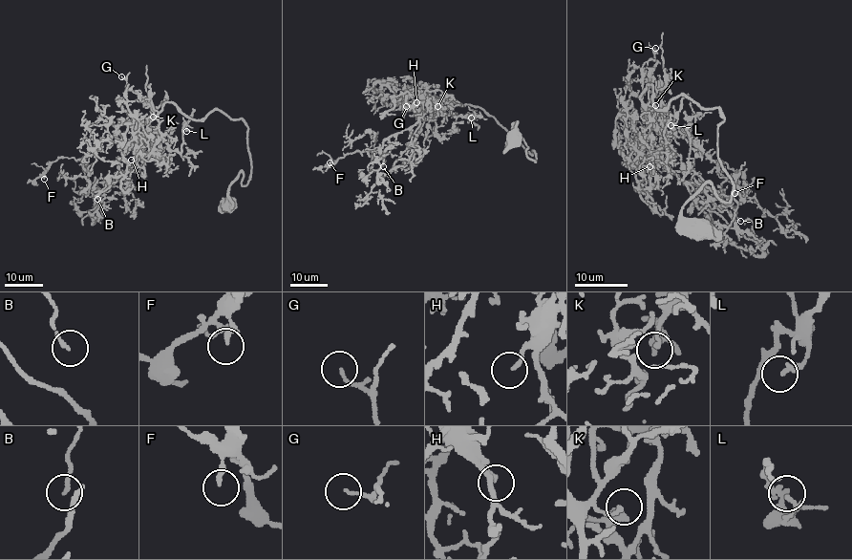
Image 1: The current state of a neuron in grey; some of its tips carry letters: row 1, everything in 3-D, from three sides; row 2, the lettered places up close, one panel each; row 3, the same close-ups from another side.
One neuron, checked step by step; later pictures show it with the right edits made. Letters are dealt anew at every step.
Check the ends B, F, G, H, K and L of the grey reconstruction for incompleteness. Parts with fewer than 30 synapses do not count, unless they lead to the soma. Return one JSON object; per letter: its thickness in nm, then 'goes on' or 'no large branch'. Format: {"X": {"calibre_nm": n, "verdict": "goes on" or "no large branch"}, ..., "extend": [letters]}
{"B": {"calibre_nm": 150, "verdict": "no large branch"}, "F": {"calibre_nm": 180, "verdict": "no large branch"}, "G": {"calibre_nm": 100, "verdict": "no large branch"}, "H": {"calibre_nm": 160, "verdict": "no large branch"}, "K": {"calibre_nm": 120, "verdict": "no large branch"}, "L": {"calibre_nm": 190, "verdict": "no large branch"}, "extend": []}

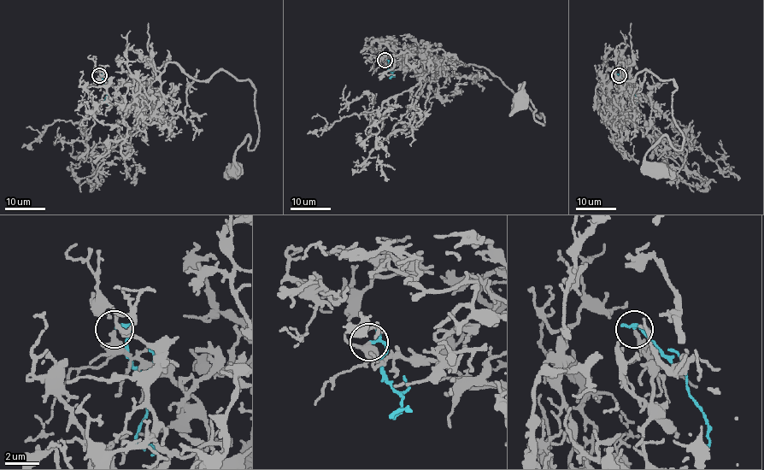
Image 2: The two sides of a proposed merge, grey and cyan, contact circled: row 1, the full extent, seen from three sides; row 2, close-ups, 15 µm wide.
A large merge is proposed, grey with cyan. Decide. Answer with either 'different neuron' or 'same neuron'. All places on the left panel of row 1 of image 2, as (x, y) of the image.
different neuron

